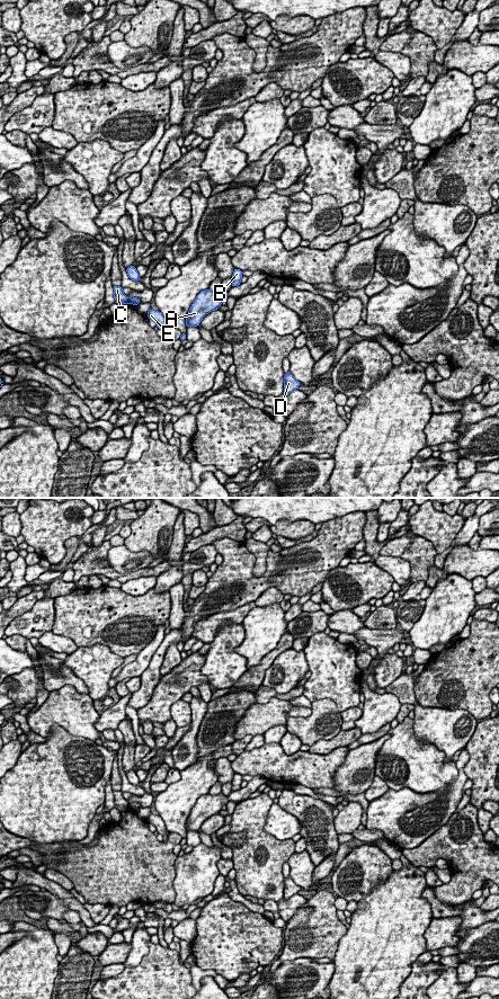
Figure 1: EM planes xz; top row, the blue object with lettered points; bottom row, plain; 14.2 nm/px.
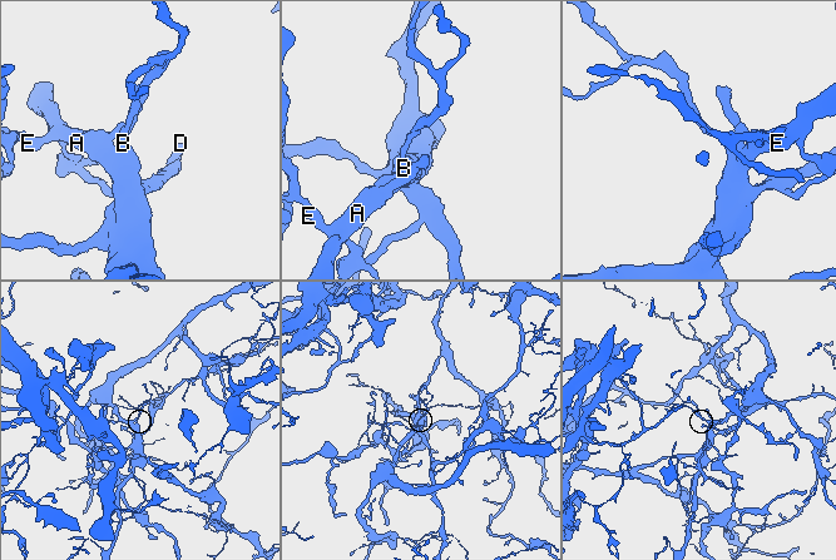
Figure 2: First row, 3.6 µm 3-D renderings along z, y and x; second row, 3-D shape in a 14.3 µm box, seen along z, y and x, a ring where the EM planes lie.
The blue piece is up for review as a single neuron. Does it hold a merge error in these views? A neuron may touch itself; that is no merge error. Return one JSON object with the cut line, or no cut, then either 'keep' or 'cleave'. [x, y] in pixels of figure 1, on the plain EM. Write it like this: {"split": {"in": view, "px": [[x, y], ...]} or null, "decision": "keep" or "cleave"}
{"split": {"in": "xz", "px": [[130, 803], [128, 806]]}, "decision": "cleave"}

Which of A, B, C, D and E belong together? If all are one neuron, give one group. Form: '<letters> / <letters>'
A B E / C D

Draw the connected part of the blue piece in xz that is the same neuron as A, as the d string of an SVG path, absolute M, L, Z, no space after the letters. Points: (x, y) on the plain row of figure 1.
M223 793L202 795L188 815L186 832L198 831L203 822L210 817L217 814L226 803L228 796Z

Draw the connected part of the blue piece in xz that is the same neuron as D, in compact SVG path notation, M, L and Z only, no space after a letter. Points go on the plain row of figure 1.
M285 877L284 880L285 886L284 886L284 899L289 899L294 894L297 894L301 887L295 884L295 882L291 877Z

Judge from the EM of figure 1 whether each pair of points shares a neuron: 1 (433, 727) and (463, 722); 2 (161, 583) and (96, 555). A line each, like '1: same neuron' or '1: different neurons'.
1: same neuron
2: different neurons

